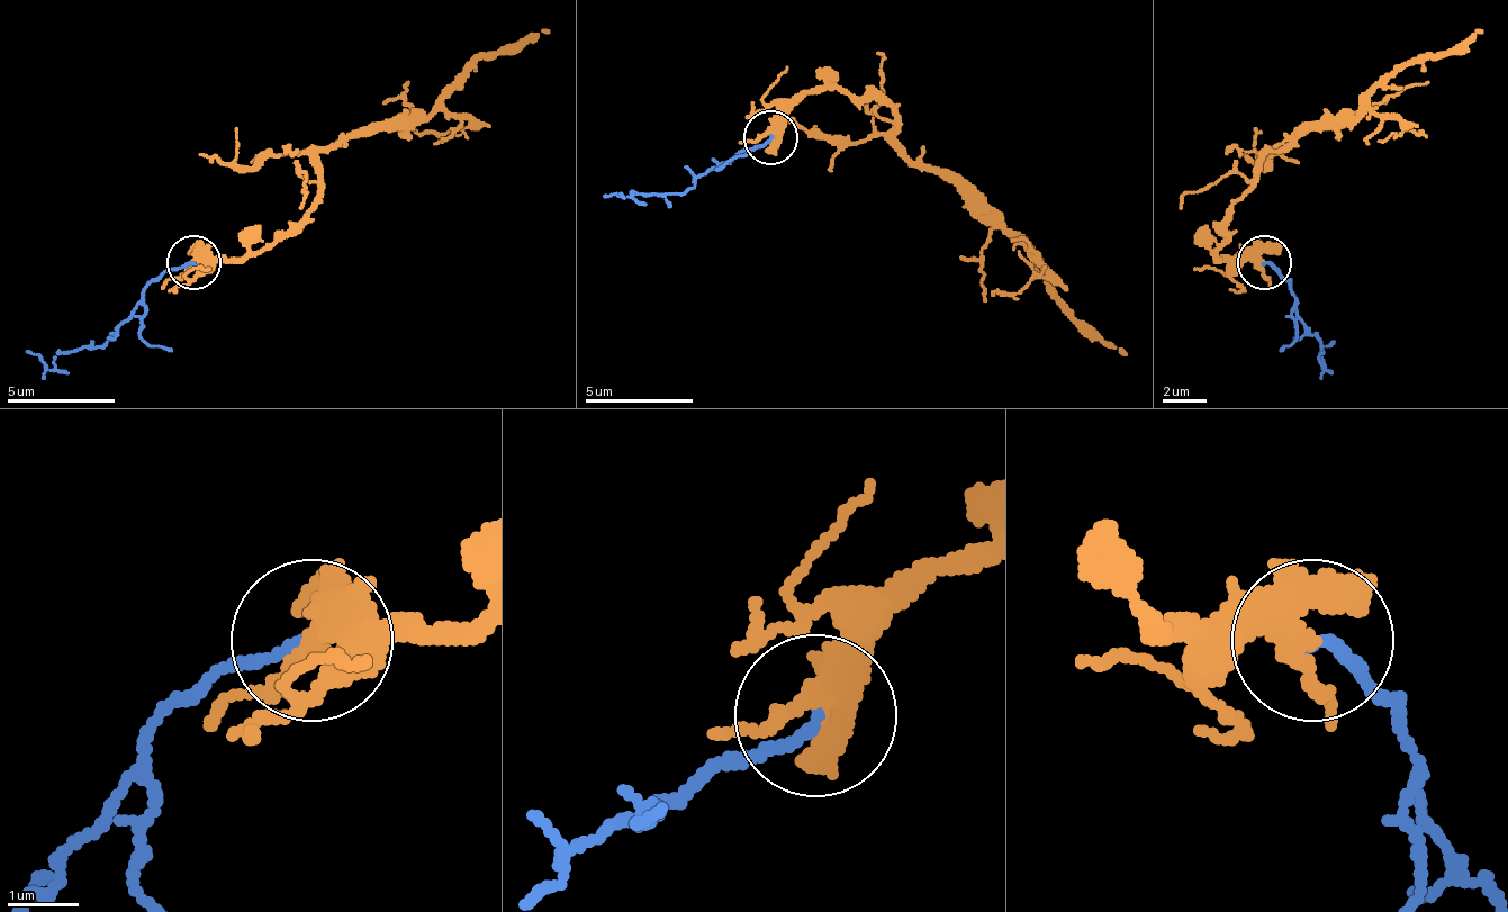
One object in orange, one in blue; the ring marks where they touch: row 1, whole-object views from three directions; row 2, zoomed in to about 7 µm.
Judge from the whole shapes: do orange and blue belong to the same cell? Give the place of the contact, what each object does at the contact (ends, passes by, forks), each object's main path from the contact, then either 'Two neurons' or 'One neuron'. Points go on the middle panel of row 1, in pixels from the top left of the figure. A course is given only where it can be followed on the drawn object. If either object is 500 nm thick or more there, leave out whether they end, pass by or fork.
Place: (770, 137). At the ring orange forks. At the ring blue ends. Course of orange: (769, 138), (806, 95), (877, 95), (893, 111), (899, 144), (953, 175), (1034, 256), (1055, 295), (1126, 354). Course of blue: (769, 138), (742, 149), (677, 192), (634, 192), (623, 198), (602, 198). One neuron

